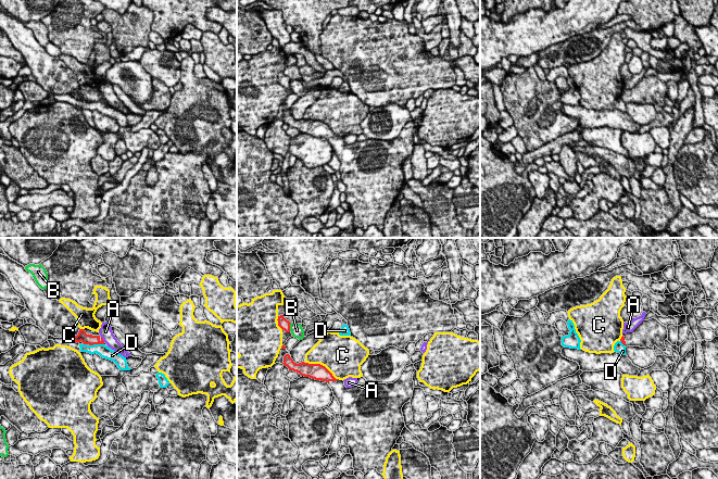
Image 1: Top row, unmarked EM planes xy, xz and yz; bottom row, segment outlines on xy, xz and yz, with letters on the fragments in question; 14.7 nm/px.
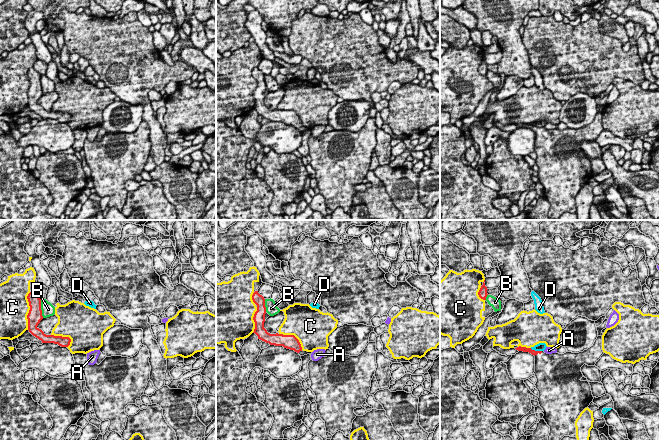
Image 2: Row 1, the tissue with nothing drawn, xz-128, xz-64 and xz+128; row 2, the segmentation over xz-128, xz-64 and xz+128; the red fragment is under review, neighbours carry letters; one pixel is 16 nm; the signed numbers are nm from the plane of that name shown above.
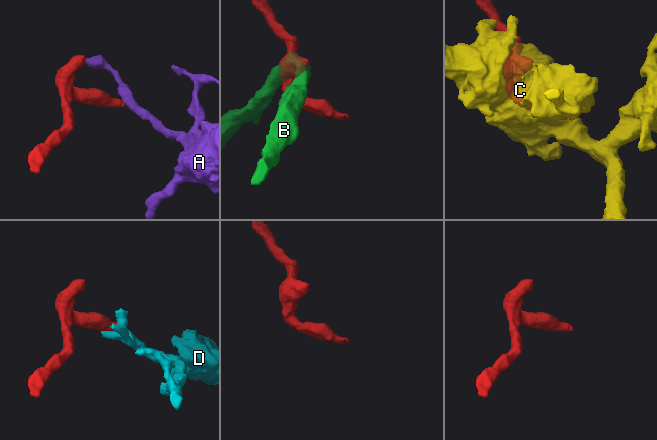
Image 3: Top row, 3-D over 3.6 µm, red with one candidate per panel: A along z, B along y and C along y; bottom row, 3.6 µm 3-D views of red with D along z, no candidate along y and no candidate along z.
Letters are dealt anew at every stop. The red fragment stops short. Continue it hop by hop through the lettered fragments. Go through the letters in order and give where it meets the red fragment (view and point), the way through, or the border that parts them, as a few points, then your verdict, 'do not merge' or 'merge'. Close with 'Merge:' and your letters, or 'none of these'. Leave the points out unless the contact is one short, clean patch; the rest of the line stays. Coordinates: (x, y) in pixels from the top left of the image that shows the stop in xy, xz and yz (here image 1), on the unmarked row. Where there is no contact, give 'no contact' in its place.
A: xy (102, 96) | along xy (101, 92), (104, 98) | do not merge
B: xz (289, 84) | do not merge
C: xz (322, 122) | do not merge
D: xy (96, 100) | along xy (103, 100), (89, 102) | do not merge
Merge: none of these

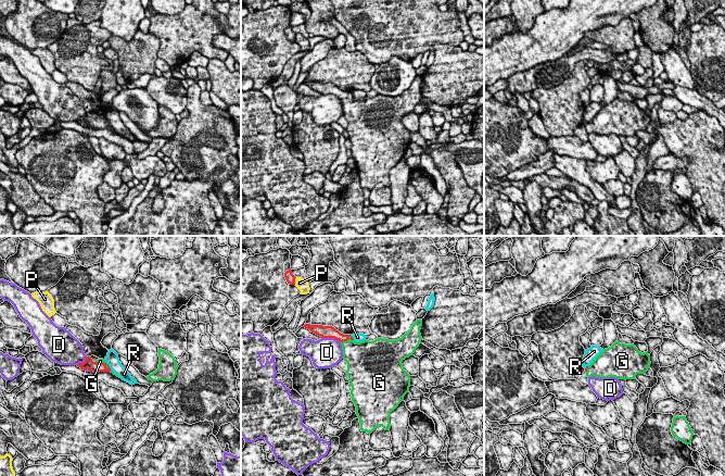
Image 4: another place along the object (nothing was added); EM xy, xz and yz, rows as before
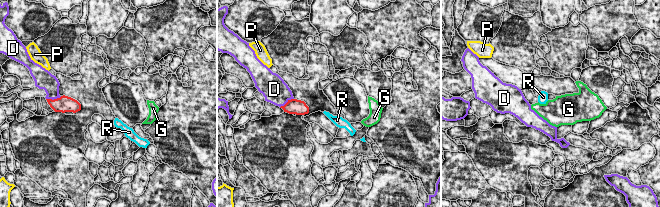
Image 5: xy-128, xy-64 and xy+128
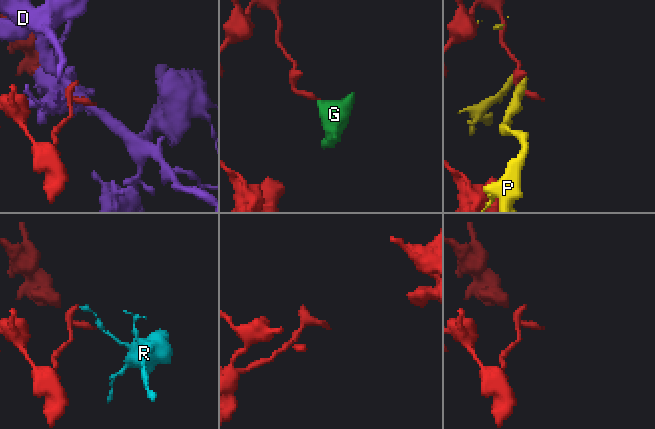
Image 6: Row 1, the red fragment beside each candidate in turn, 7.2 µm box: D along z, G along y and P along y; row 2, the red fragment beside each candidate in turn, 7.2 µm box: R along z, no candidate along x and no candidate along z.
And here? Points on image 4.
D: xz (331, 94) | do not merge
G: xz (346, 97) | across xz (332, 89), (346, 97), (355, 111) | merge
P: xz (294, 37) | do not merge
R: xy (109, 123) | along xy (107, 120), (111, 125) | do not merge
Merge: G

